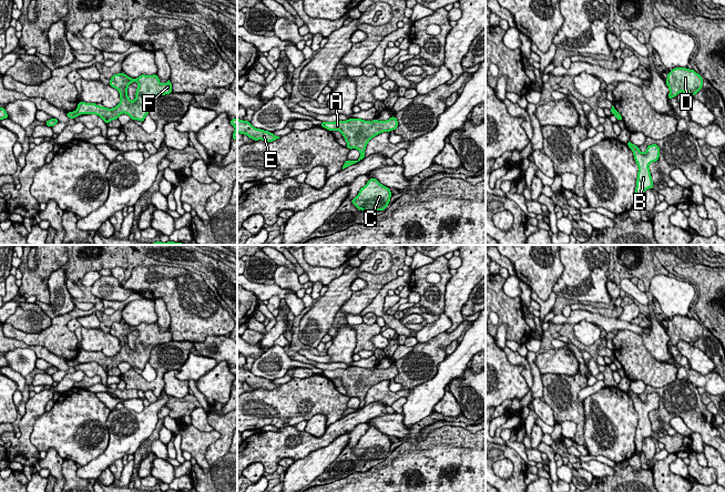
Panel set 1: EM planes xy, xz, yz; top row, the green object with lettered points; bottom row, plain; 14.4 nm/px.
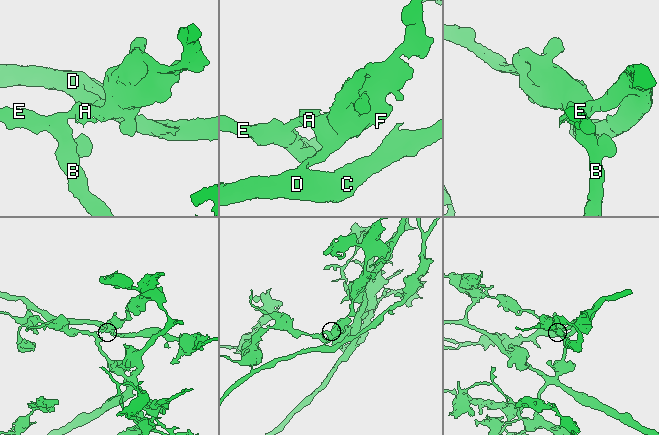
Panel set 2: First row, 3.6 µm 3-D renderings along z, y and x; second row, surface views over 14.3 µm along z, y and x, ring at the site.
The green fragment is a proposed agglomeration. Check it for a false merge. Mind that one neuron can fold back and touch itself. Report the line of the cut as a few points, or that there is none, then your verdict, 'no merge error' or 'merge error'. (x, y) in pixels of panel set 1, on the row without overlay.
cut in xy along (75, 359), (79, 362); merge error

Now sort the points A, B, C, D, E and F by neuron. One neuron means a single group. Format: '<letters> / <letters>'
A C D F / B E

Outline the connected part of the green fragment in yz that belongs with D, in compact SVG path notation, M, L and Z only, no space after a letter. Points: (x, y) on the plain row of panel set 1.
M675 316L668 320L665 331L670 337L668 347L671 348L680 340L694 345L702 337L703 327L694 318Z

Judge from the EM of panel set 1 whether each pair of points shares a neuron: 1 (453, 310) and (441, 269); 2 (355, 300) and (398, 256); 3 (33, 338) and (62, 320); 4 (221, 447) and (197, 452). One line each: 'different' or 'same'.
1: different
2: same
3: same
4: different

